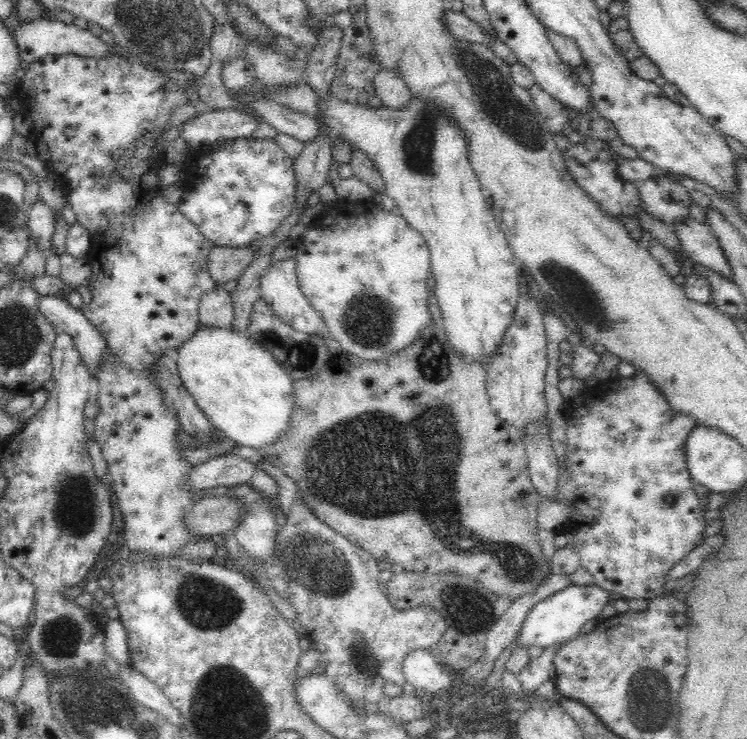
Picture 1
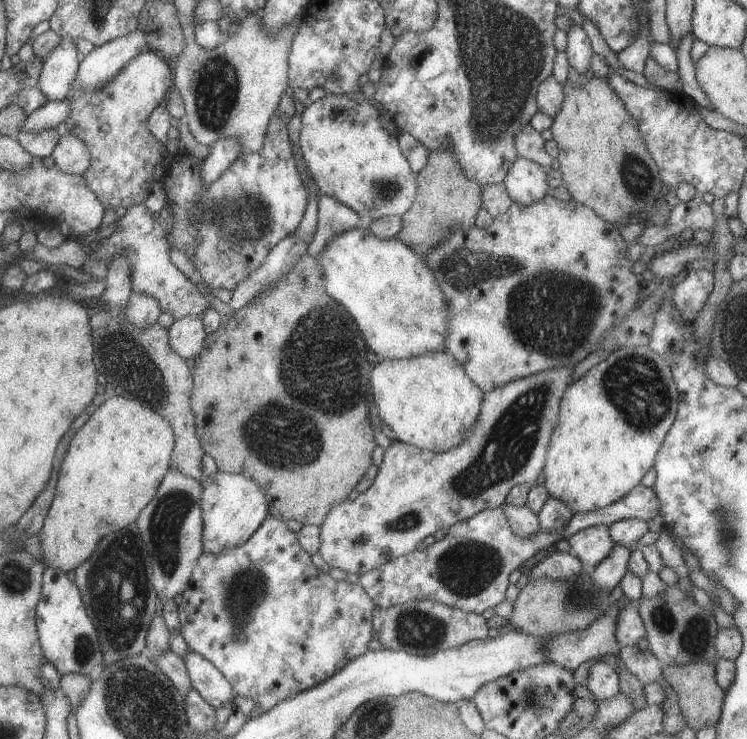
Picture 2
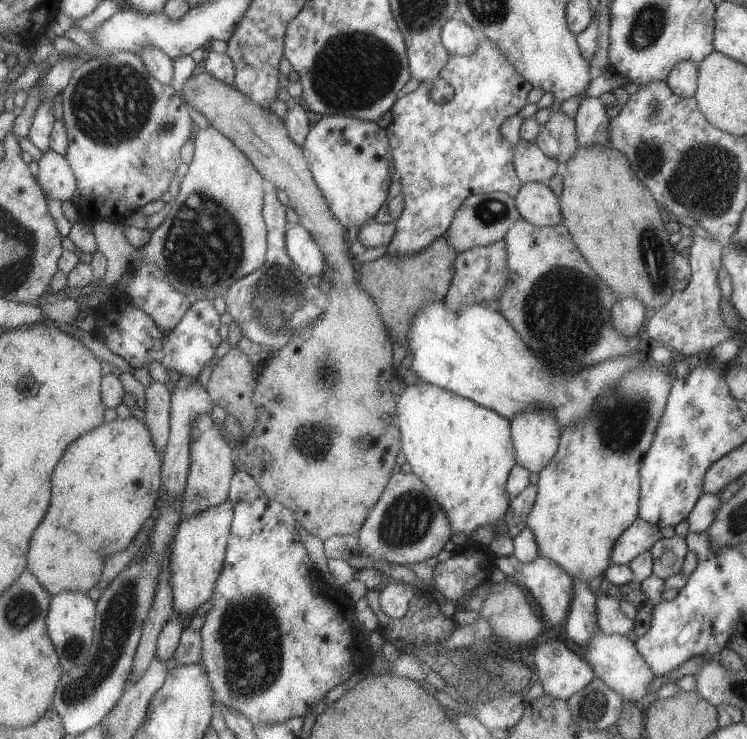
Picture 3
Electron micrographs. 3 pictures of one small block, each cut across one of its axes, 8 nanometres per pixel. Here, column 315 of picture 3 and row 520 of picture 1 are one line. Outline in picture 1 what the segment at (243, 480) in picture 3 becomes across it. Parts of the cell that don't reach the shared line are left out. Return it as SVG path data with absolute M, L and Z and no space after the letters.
M635 372L630 377L619 377L614 382L607 380L600 382L600 388L594 388L594 396L598 398L594 404L581 404L572 406L572 413L566 417L567 423L567 464L569 473L565 474L560 469L560 488L558 488L558 500L569 501L573 509L573 517L566 522L562 529L575 534L575 543L570 544L580 553L580 566L584 566L594 577L597 586L610 592L614 598L630 600L632 598L646 598L663 595L660 588L664 588L665 572L677 560L686 556L696 545L703 542L704 530L703 506L698 503L699 496L694 493L695 482L691 479L685 463L684 441L696 426L694 418L687 415L676 414L666 402L666 399L650 384L650 381L641 372Z

